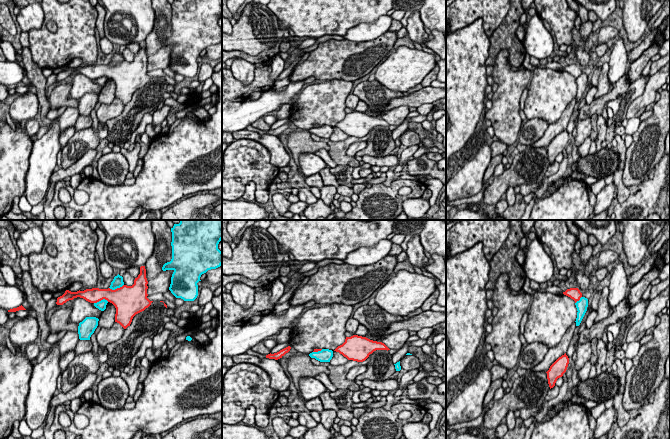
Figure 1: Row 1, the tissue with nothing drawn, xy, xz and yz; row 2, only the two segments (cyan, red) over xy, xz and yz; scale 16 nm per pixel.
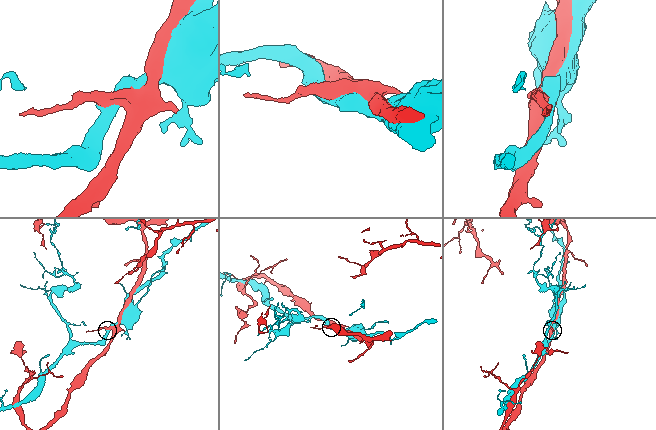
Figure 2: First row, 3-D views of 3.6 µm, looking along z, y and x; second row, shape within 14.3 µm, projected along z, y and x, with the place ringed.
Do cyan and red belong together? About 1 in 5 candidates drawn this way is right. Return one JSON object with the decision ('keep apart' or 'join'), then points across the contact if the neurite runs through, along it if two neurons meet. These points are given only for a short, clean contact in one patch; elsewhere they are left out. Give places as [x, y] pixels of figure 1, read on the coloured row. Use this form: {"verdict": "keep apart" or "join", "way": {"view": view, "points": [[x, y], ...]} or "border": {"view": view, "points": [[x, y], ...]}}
{"verdict": "keep apart"}

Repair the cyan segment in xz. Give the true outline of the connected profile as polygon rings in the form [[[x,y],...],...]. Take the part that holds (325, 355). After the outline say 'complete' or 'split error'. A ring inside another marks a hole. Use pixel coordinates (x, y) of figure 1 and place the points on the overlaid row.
[[[322,349],[321,351],[310,353],[309,356],[320,362],[330,362],[333,357],[333,351],[329,349]]]; complete

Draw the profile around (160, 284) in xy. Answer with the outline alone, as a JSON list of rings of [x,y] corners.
[[[174,270],[160,272],[156,278],[148,280],[147,294],[165,293],[171,284],[171,277]]]

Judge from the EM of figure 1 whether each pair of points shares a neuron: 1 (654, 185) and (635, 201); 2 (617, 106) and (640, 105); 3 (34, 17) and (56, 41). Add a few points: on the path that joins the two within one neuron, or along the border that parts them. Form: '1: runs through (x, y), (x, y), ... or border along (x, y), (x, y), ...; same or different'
1: runs through (649, 190), (640, 199); same
2: border along (644, 88), (644, 91), (630, 104), (625, 117); different
3: border along (43, 10), (42, 25), (28, 32); different

